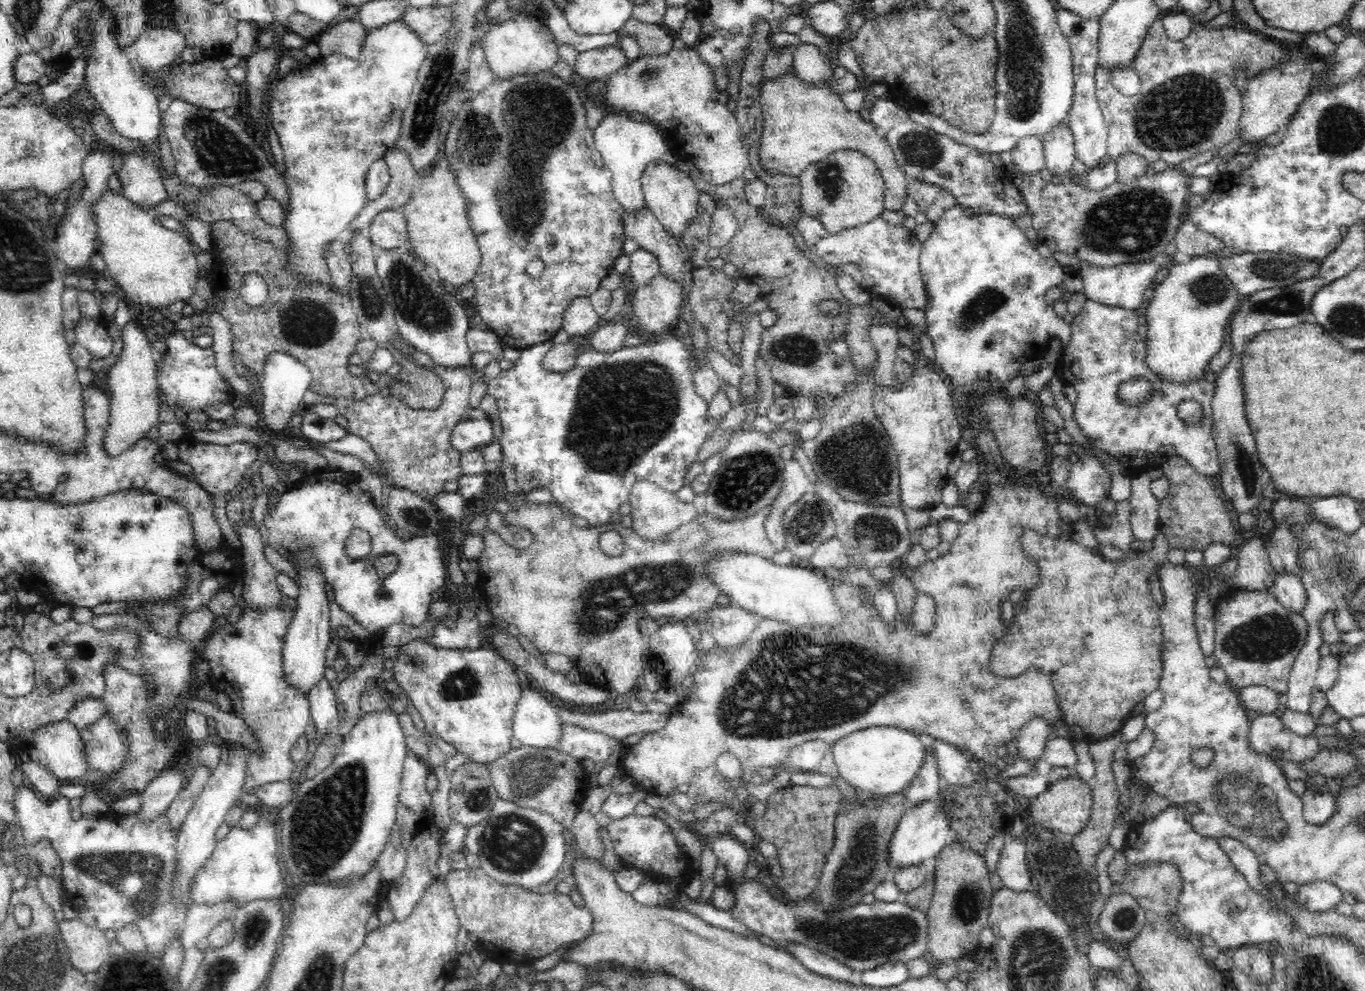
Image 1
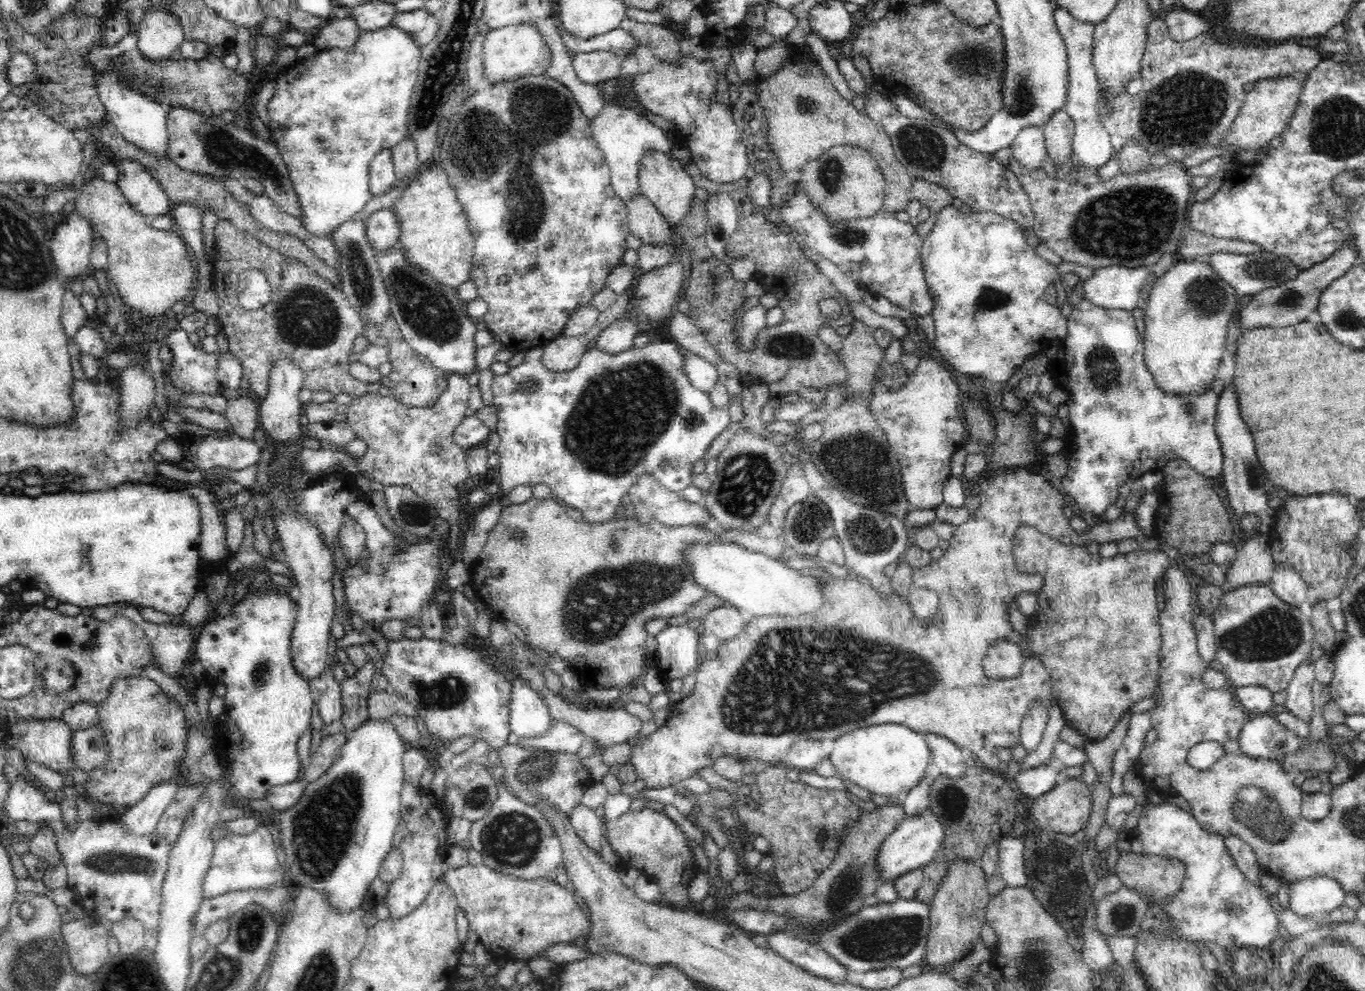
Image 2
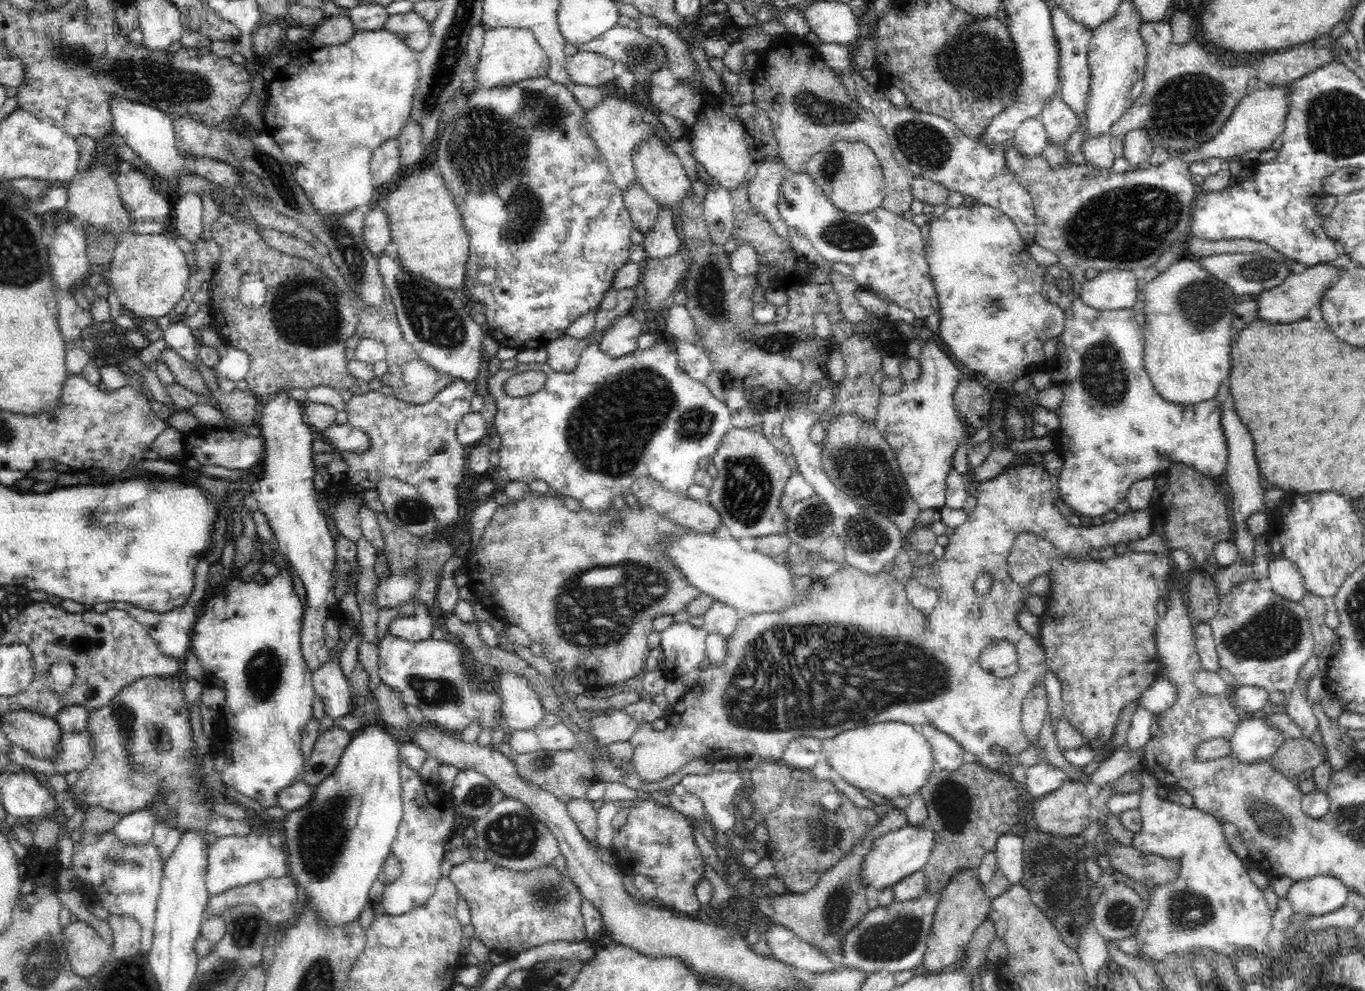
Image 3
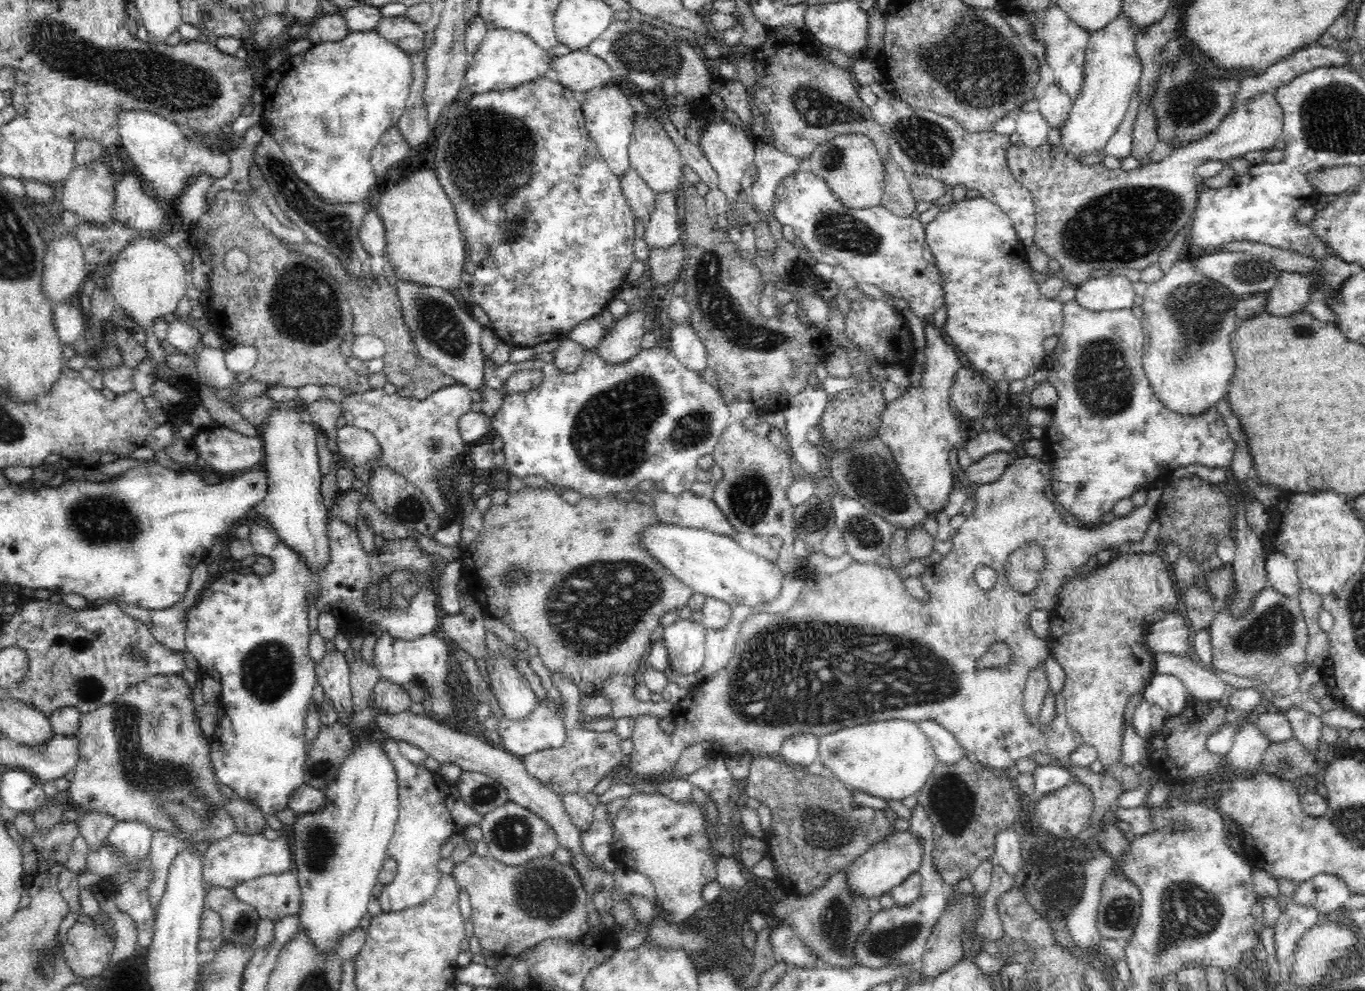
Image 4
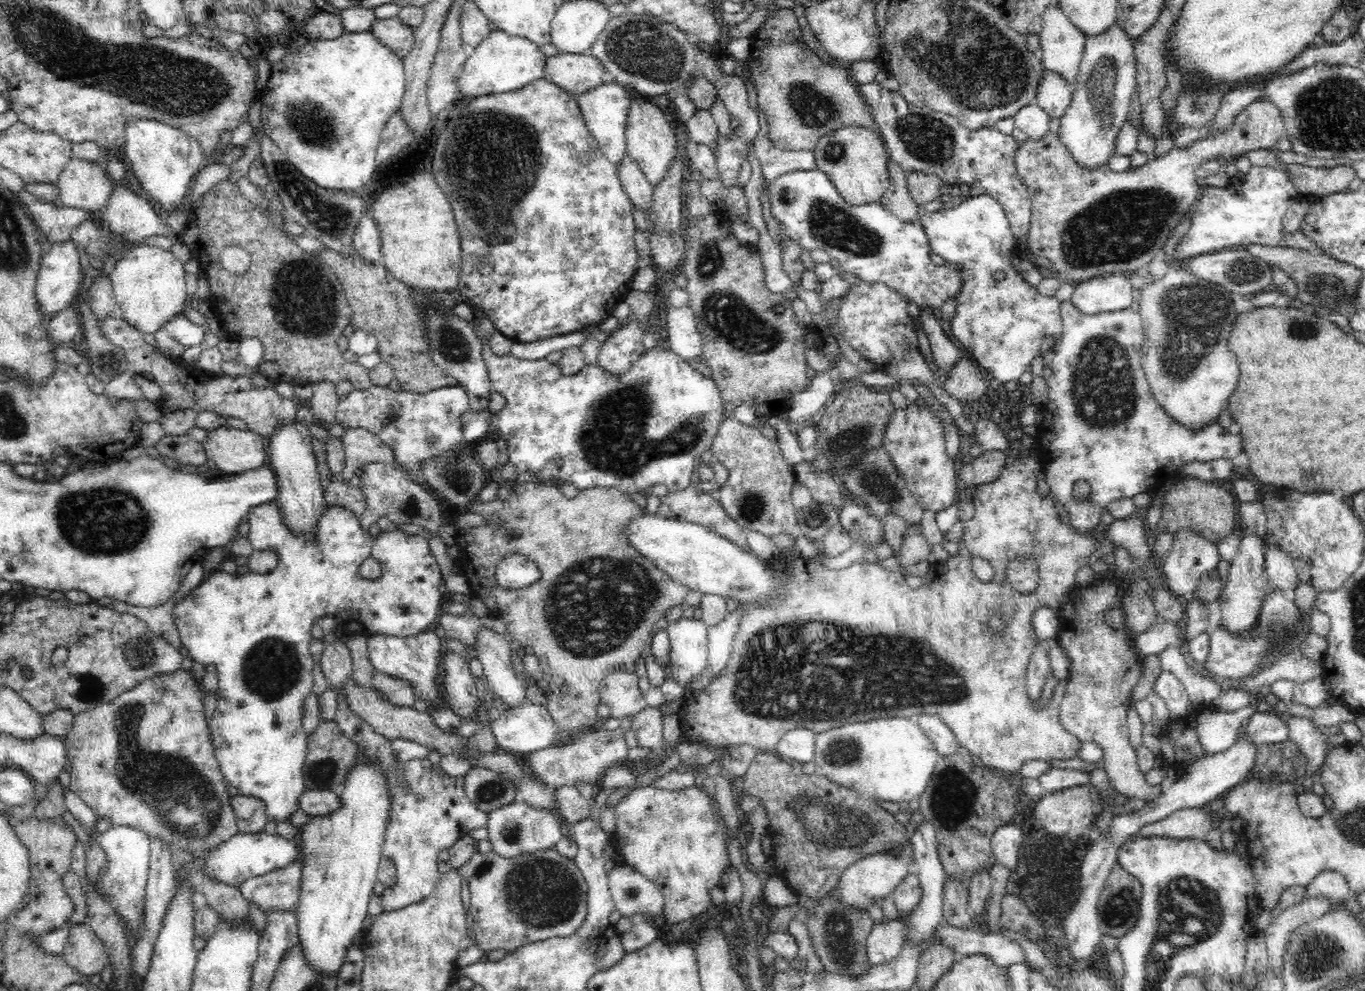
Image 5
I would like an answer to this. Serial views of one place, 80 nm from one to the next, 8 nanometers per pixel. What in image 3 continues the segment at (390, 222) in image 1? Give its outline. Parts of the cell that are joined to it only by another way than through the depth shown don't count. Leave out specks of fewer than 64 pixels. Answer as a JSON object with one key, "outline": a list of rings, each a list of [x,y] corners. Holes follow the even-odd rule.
{"outline":[[[374,204],[366,209],[362,236],[366,246],[378,257],[391,243],[390,219],[381,204]]]}

